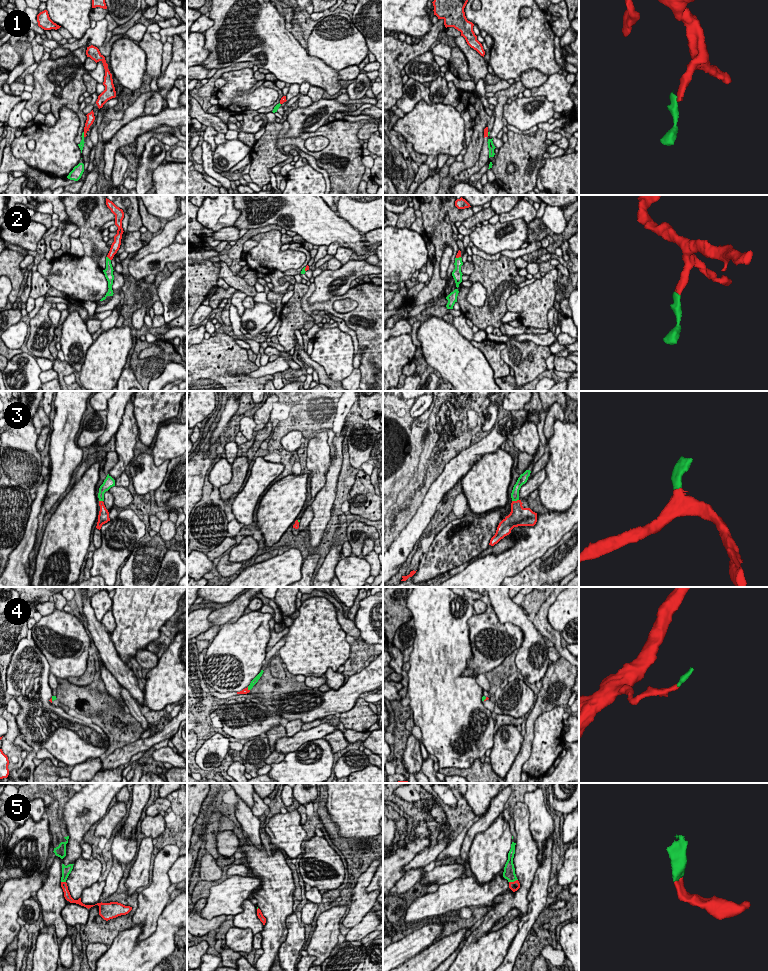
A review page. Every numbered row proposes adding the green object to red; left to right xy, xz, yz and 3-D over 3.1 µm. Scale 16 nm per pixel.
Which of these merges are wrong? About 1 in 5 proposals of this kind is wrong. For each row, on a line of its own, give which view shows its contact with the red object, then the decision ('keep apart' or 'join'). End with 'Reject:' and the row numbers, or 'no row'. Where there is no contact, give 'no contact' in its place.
1: contact in xy; keep apart
2: contact in xy; join
3: contact in yz; join
4: contact in xz; join
5: contact in yz; join
Reject: 1

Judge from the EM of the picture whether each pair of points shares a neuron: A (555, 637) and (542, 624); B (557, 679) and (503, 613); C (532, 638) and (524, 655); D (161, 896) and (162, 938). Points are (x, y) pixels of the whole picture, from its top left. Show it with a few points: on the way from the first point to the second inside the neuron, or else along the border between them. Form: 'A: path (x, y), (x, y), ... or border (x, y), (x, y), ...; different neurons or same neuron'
A: path (552, 634), (545, 627); same neuron
B: border (550, 661), (545, 675), (540, 680); different neurons
C: path (528, 642), (525, 651); same neuron
D: border (165, 905), (158, 918), (157, 927), (150, 935); different neurons

